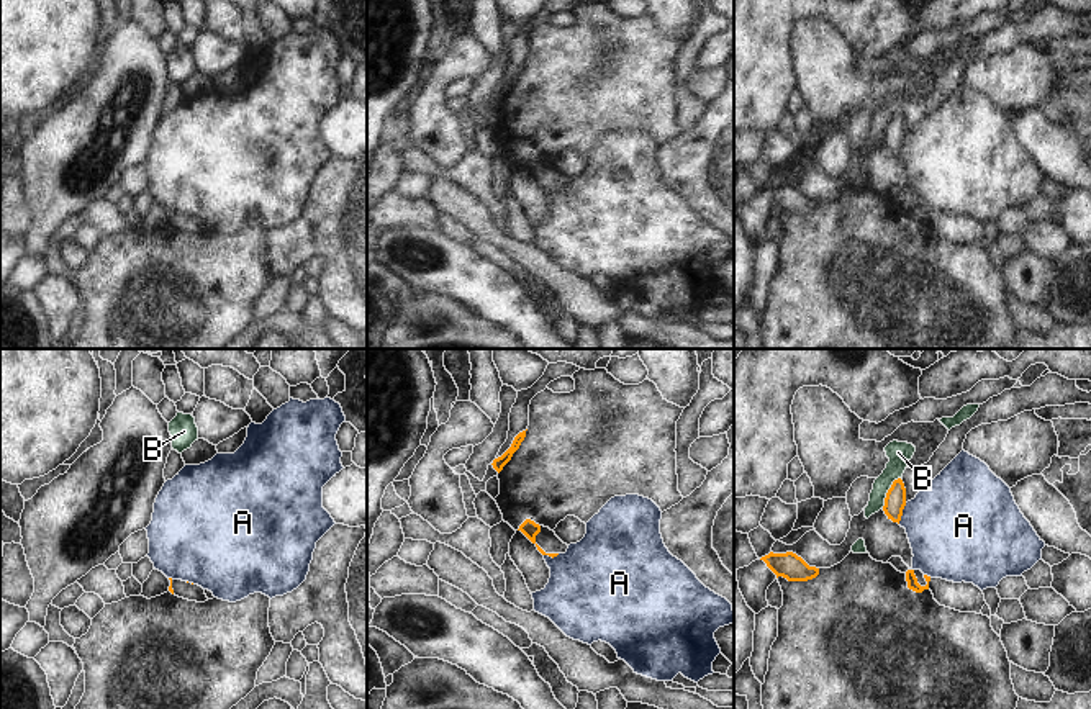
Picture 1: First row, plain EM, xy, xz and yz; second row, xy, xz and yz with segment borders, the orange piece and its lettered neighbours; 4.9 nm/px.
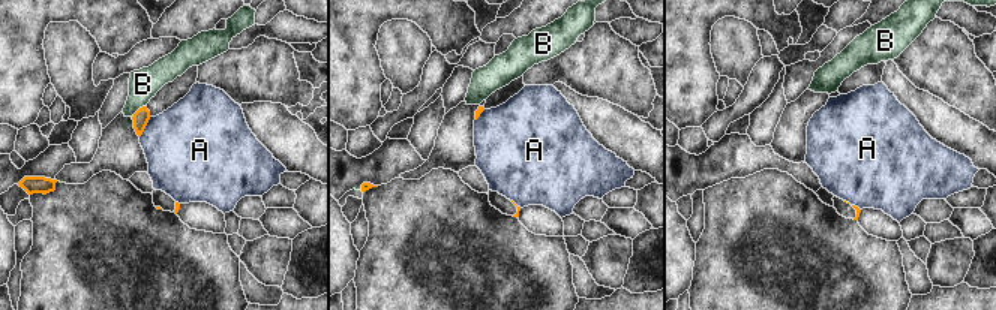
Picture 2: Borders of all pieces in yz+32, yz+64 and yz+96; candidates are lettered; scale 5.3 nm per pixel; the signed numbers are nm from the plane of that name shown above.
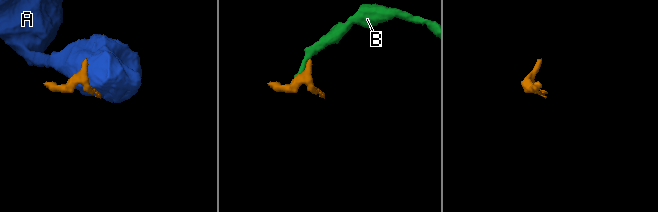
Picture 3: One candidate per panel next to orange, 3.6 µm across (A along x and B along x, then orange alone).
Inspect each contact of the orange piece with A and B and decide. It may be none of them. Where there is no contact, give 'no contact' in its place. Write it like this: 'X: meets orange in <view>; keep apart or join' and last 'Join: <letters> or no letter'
A: meets orange in yz; keep apart
B: meets orange in yz; keep apart
Join: no letter

